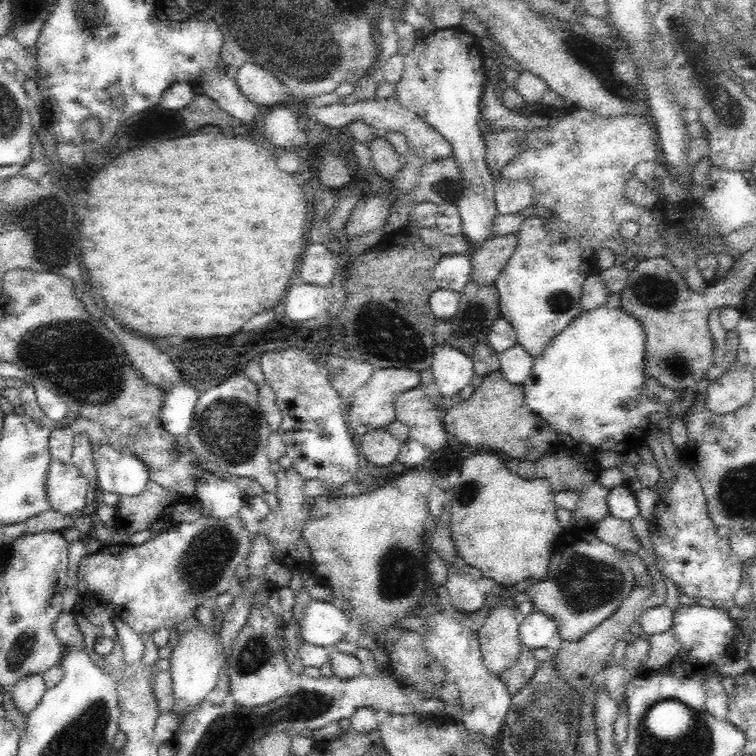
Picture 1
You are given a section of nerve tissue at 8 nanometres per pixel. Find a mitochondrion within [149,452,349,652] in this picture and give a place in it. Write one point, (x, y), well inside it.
(203, 564)

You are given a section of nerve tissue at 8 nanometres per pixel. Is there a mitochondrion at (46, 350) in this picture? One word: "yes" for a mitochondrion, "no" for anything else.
yes

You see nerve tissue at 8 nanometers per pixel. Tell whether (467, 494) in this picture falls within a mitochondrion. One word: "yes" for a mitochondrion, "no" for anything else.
yes

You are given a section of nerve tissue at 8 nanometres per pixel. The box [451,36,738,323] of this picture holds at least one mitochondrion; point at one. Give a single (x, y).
(658, 292)

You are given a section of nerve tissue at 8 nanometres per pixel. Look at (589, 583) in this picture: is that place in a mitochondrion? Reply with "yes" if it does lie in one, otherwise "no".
yes

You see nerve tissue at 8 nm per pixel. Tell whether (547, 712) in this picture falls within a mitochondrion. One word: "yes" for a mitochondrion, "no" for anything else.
yes

